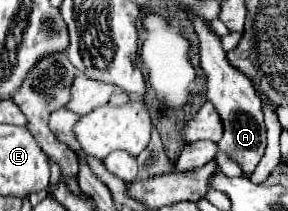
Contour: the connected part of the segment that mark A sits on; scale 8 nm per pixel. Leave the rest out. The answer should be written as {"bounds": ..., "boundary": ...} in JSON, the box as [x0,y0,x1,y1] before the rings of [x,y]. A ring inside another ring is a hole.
{"bounds":[194,16,266,176],"boundary":[[[194,16],[194,30],[200,38],[200,66],[206,72],[208,82],[208,100],[216,106],[218,114],[224,122],[224,136],[218,142],[220,152],[224,152],[228,158],[234,158],[238,162],[240,170],[246,176],[252,176],[258,162],[264,156],[266,150],[266,126],[260,110],[260,98],[256,96],[256,90],[252,82],[236,68],[232,68],[226,60],[226,52],[220,44],[220,38],[210,32],[202,16]]]}

